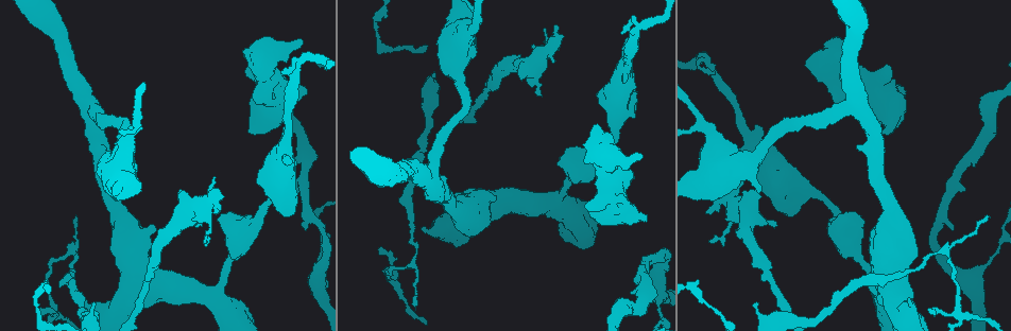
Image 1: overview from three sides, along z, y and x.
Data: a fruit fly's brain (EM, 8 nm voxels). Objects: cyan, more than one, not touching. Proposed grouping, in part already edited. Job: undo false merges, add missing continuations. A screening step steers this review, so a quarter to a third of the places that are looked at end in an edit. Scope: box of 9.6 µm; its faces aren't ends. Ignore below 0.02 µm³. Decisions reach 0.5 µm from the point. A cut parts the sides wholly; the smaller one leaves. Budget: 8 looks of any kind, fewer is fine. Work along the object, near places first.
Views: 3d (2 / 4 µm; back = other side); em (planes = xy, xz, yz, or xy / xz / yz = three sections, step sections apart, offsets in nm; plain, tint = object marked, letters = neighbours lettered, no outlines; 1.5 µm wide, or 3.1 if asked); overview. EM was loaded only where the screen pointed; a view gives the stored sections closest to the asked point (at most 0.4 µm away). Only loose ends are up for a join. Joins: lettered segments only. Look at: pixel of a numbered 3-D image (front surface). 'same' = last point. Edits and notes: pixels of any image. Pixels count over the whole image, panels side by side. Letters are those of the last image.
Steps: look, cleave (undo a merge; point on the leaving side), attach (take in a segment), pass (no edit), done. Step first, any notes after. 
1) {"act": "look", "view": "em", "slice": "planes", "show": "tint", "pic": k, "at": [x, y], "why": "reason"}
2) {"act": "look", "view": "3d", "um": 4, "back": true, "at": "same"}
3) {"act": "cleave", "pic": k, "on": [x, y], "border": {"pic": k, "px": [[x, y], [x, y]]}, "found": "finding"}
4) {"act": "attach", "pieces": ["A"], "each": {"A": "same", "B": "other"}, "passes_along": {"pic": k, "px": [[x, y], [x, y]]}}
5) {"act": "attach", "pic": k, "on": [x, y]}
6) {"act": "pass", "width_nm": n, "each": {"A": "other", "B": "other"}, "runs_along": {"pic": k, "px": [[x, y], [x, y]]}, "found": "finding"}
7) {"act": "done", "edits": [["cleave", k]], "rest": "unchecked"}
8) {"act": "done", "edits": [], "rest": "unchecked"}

{"act": "look", "view": "em", "slice": "xy", "step": 4, "show": "letters", "pic": 1, "at": [942, 251], "why": "sharp bend"}

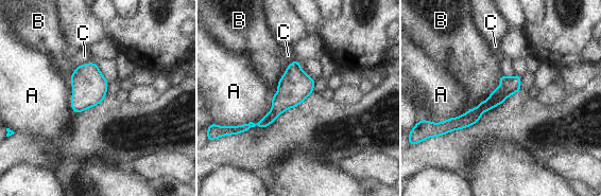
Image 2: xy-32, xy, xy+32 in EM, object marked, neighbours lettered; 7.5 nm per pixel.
{"act": "pass", "longest_contact_nm": ["A", 400], "each": {"A": "other", "B": "other", "C": "other"}, "border": {"pic": 2, "px": [[275, 93], [256, 123], [235, 126]]}, "found": "all the same cell"}

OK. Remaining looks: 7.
{"act": "look", "view": "em", "slice": "planes", "show": "letters", "pic": 1, "at": [646, 217], "why": "stops while still wide"}

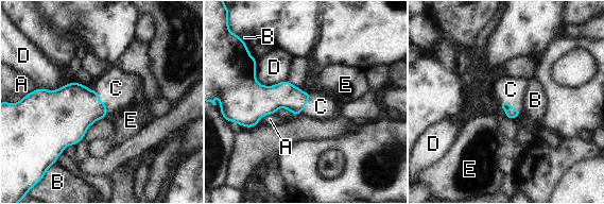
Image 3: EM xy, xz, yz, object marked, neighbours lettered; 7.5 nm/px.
{"act": "attach", "pieces": ["C"], "longest_contact_nm": ["D", 280], "each": {"A": "other", "B": "other", "C": "same", "D": "other", "E": "other"}, "passes_along": {"pic": 3, "px": [[69, 111], [100, 101], [116, 88]]}, "found": "it goes on there"}

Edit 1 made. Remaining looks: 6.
{"act": "done", "edits": [["attach", 3]], "rest": "unchecked"}

